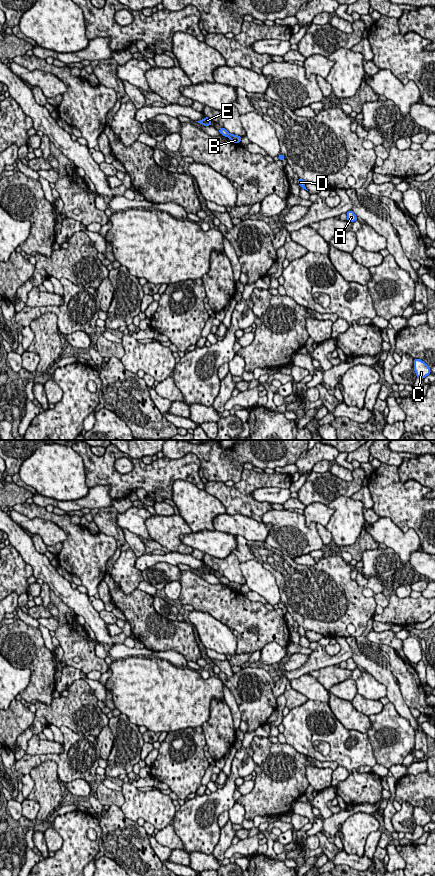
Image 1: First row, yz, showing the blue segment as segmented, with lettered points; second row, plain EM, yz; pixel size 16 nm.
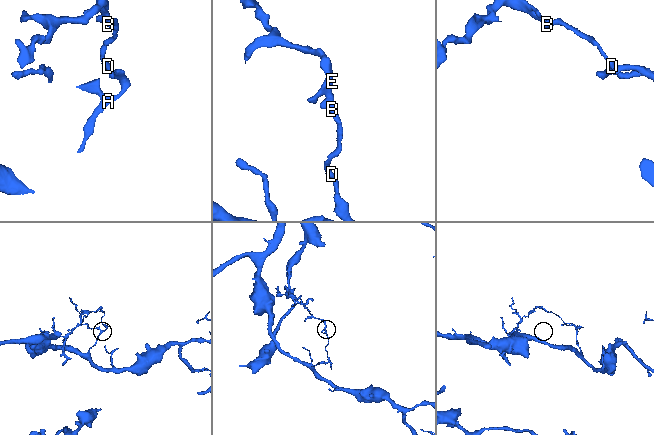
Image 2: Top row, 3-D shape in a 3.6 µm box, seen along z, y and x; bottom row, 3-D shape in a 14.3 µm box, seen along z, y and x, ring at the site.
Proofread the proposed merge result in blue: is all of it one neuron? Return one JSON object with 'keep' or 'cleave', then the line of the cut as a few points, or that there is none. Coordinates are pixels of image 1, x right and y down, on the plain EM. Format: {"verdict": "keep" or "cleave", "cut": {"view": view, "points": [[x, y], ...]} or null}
{"verdict": "cleave", "cut": {"view": "yz", "points": [[230, 582], [228, 585]]}}

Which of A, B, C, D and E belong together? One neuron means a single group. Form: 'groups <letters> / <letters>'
groups A B C D / E

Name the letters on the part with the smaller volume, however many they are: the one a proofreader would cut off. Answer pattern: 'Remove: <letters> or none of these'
Remove: E

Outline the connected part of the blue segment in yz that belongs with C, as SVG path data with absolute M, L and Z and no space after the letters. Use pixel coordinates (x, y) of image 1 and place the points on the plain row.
M414 806L414 819L416 821L416 825L421 827L424 827L431 821L429 814L421 807L416 806Z

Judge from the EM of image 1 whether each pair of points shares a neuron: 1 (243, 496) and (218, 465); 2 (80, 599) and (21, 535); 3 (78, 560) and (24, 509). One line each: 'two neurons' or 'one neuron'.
1: two neurons
2: one neuron
3: one neuron

